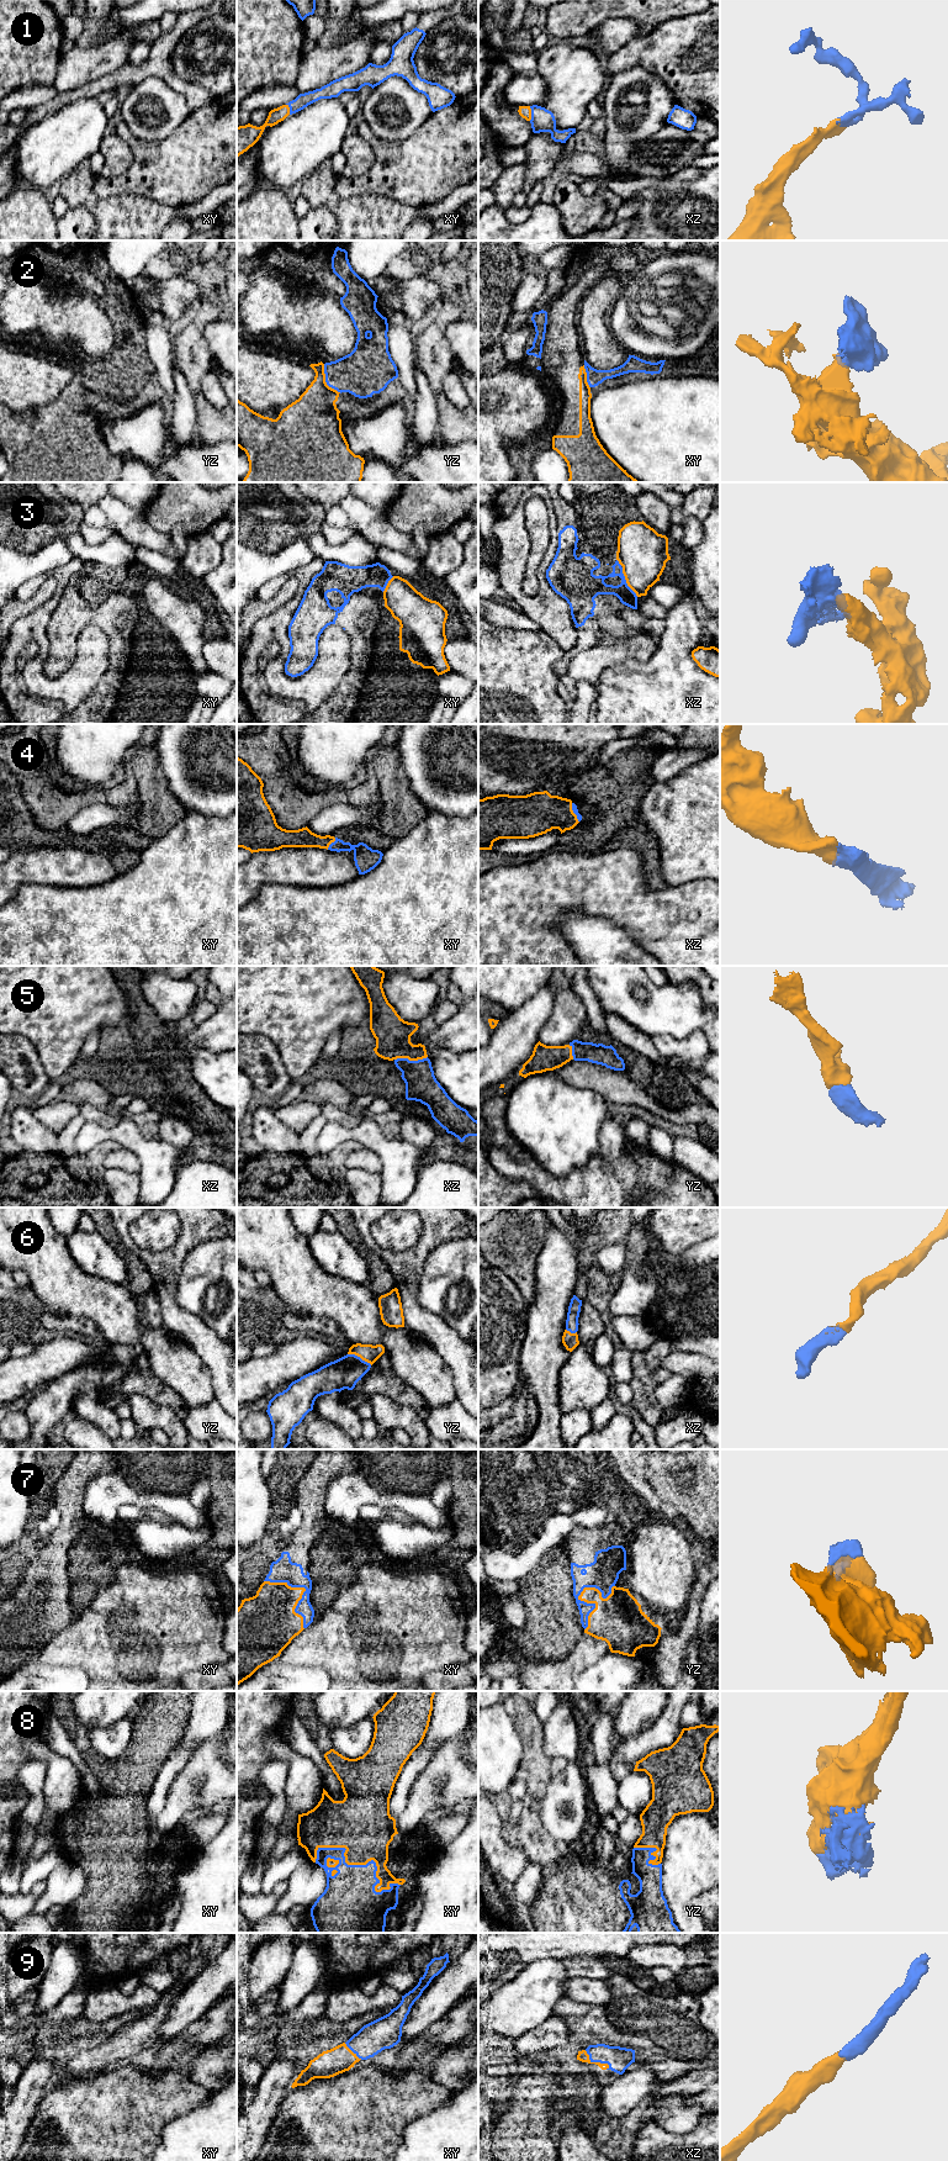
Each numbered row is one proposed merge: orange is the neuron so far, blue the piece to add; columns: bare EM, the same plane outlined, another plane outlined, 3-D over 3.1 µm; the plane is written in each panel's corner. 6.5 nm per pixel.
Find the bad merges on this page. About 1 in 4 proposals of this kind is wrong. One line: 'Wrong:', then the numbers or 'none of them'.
Wrong: 2, 3

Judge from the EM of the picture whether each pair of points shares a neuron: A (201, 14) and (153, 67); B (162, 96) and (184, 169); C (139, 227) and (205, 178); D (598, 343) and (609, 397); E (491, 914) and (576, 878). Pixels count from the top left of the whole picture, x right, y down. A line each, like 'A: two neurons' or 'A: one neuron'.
A: one neuron
B: two neurons
C: two neurons
D: two neurons
E: one neuron

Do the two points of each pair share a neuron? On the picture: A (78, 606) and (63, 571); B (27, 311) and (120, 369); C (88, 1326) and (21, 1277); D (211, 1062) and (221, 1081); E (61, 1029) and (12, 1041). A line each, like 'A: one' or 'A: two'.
A: two
B: one
C: two
D: one
E: two

